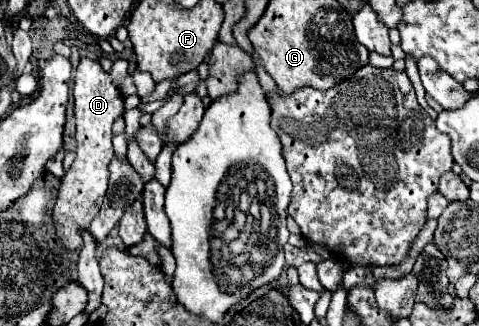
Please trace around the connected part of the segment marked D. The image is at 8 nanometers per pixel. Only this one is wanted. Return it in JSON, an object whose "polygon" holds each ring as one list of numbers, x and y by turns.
{"polygon":[[81,59,75,71,75,87,73,87,73,97,75,97,75,121,77,121,77,149,75,149,75,161,67,169,65,177,61,179,57,203,53,209,53,223,57,237,61,239,63,247,69,251,81,249,83,239,81,231,89,227,93,217,99,213,101,203,105,199,107,191,107,181,109,181,109,161,113,159,113,135,111,127,117,117,123,115,123,97,119,89,111,83,109,73,101,69,97,61,91,59]]}

